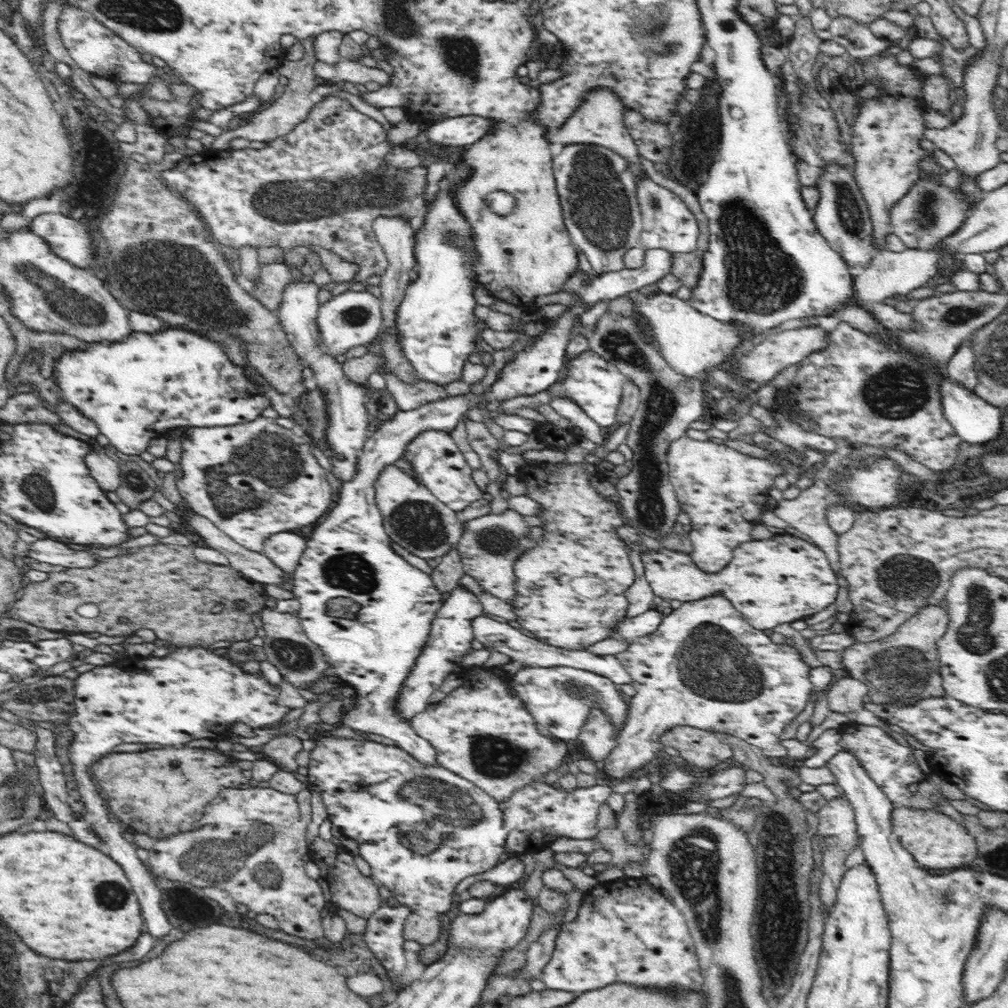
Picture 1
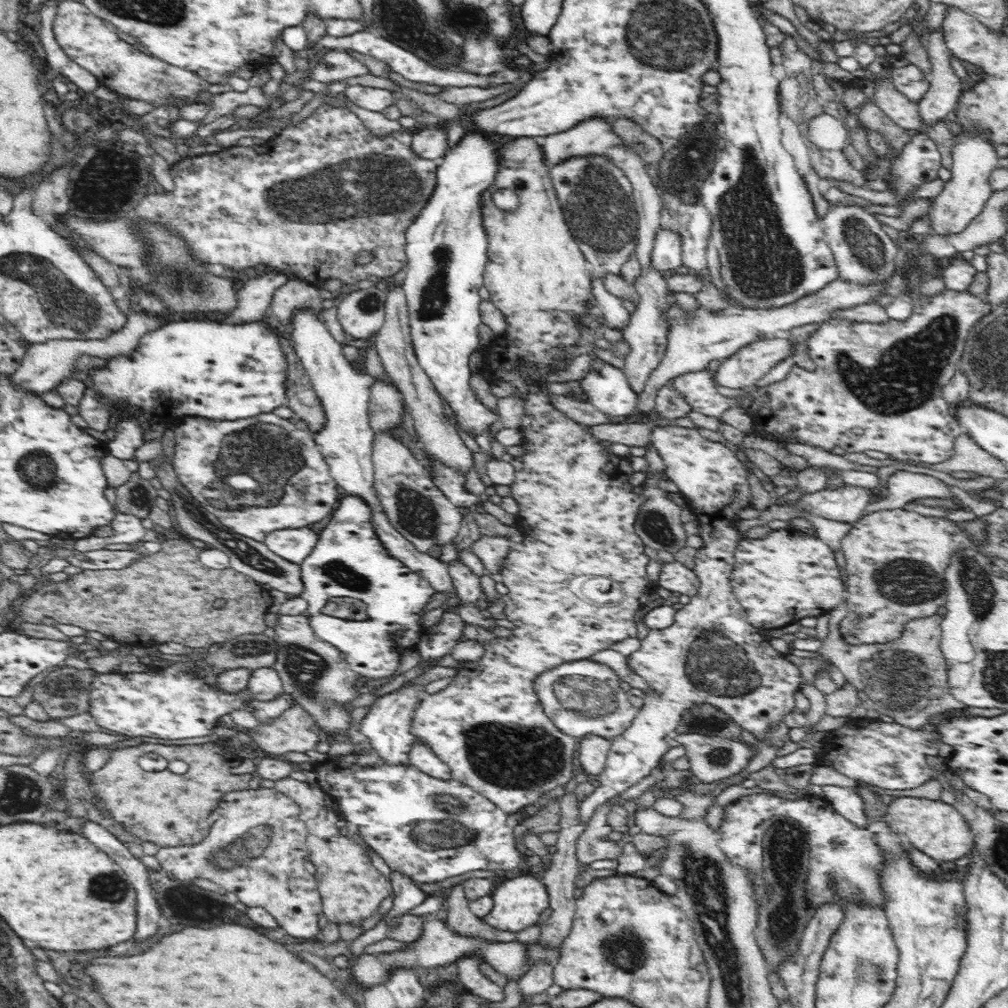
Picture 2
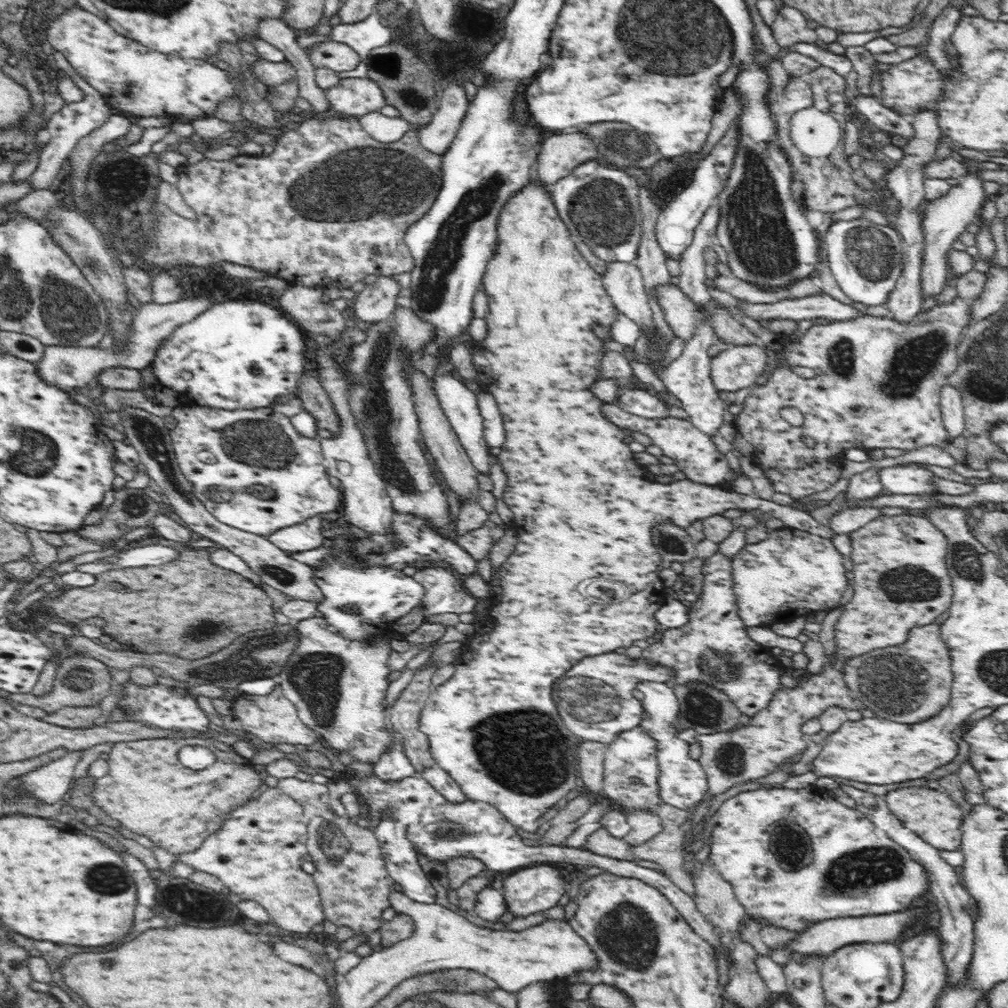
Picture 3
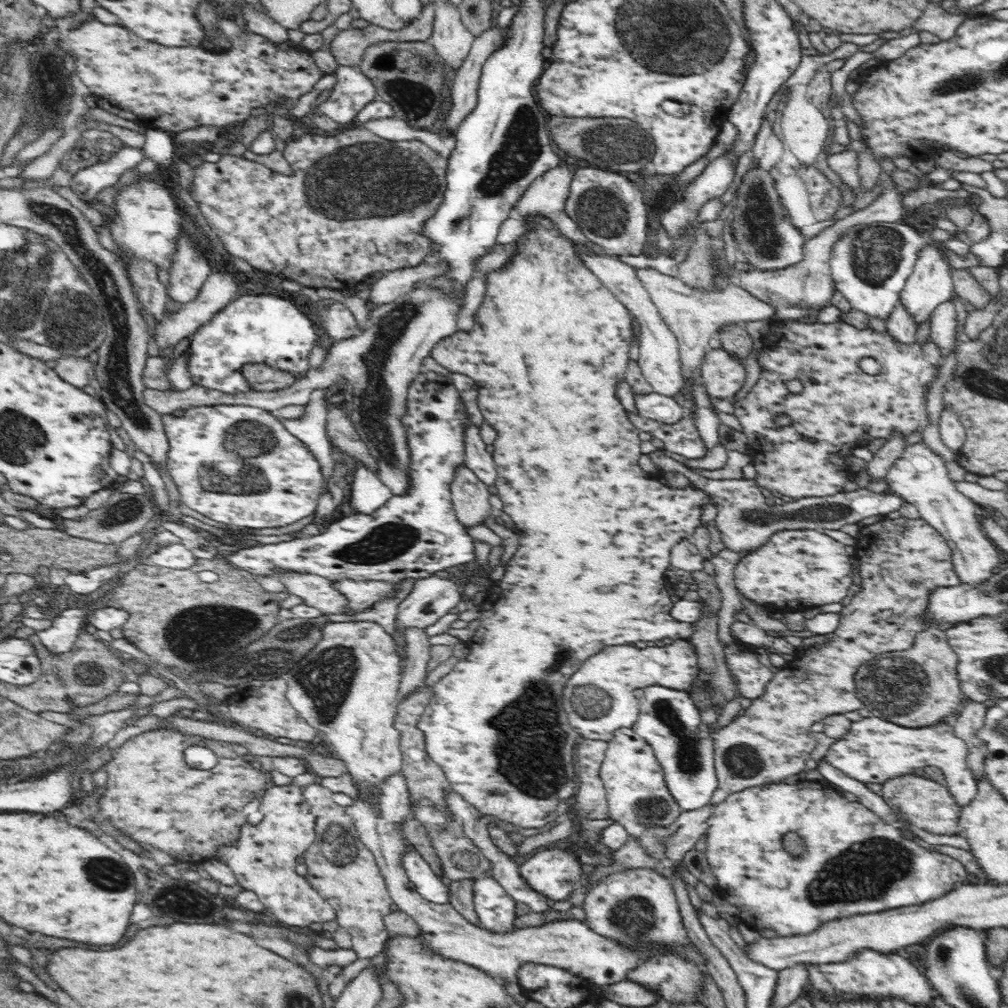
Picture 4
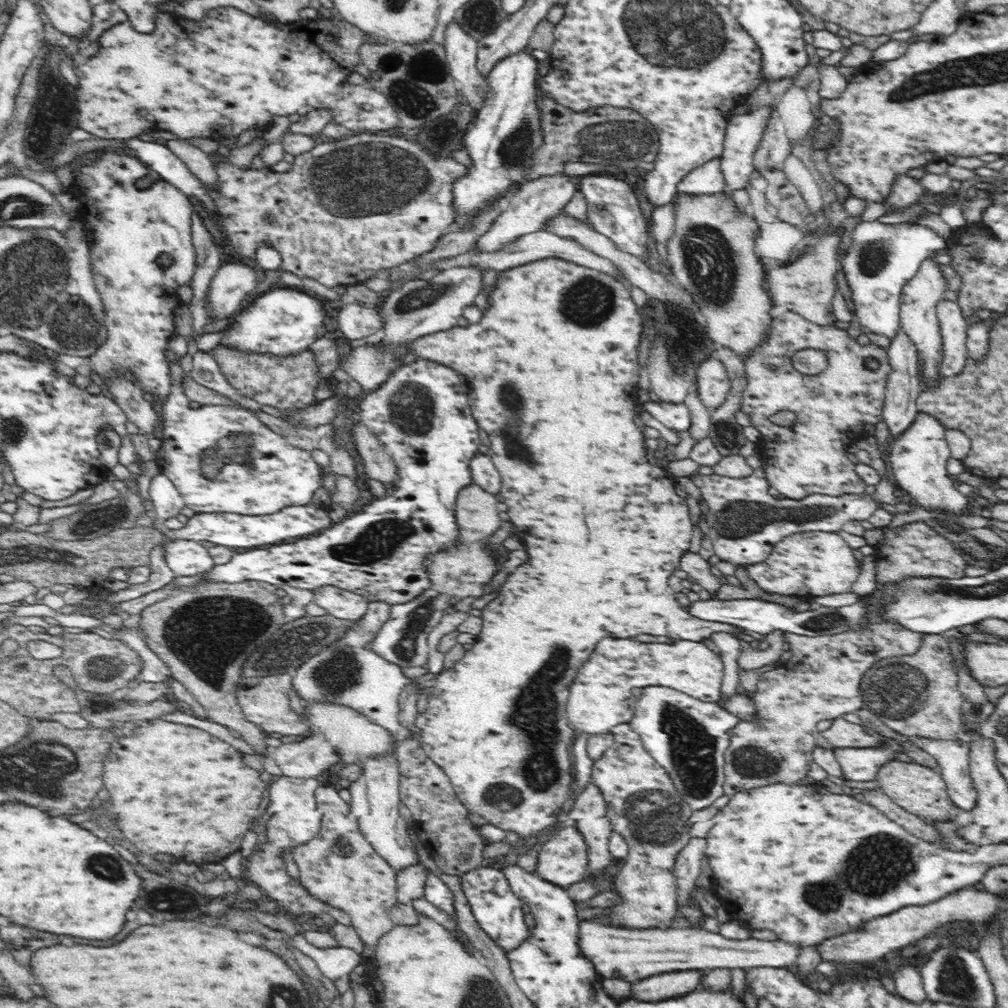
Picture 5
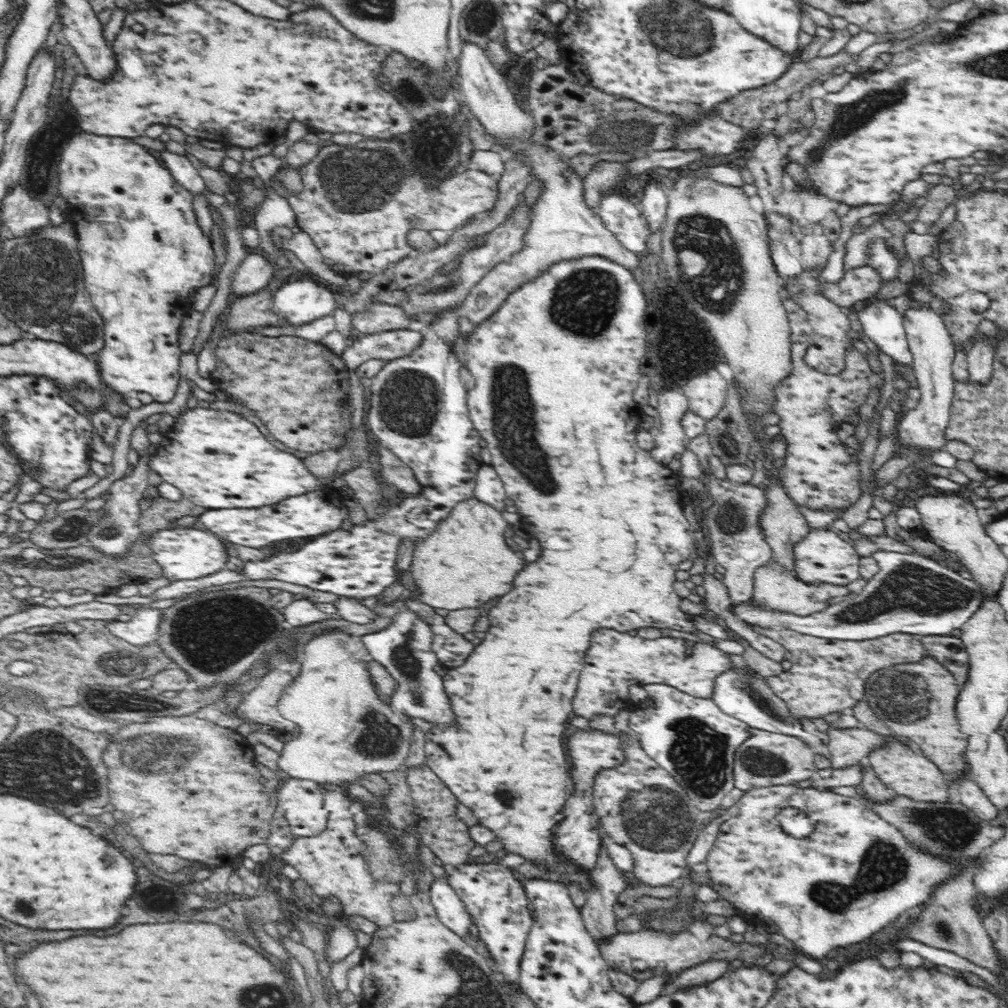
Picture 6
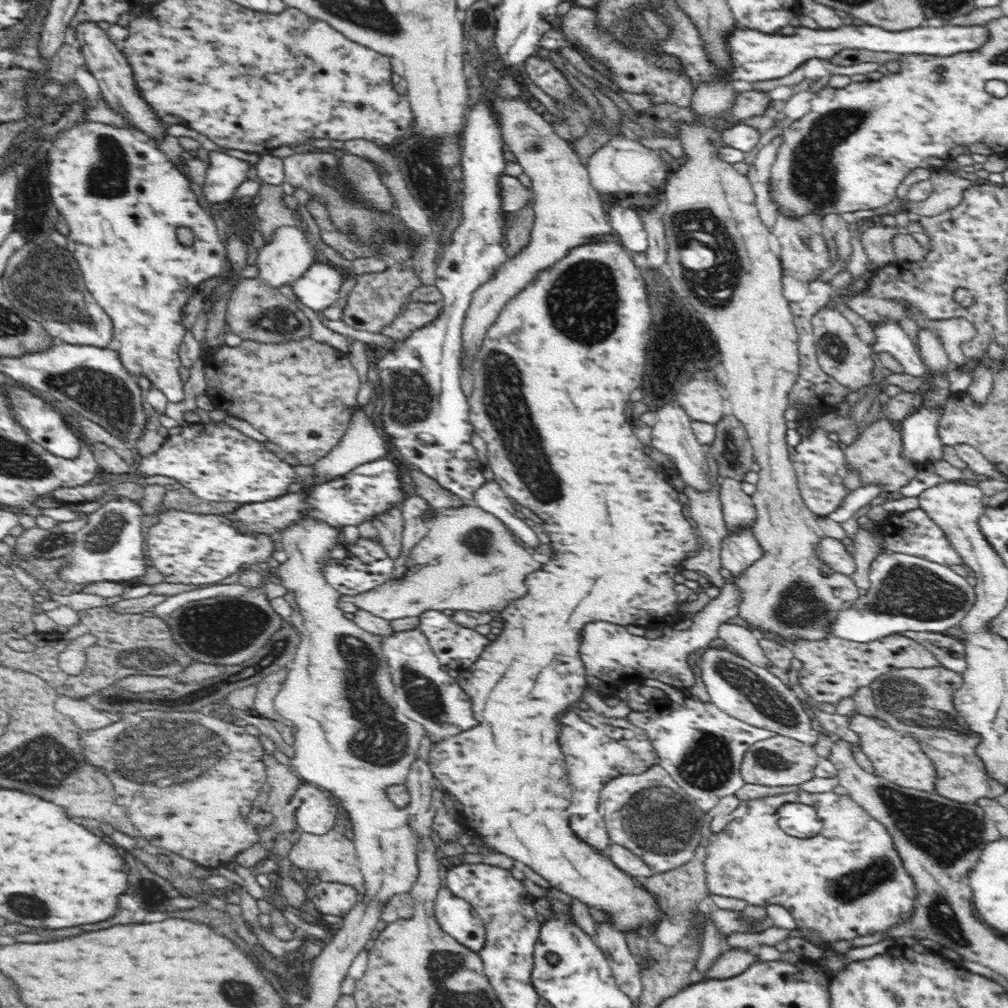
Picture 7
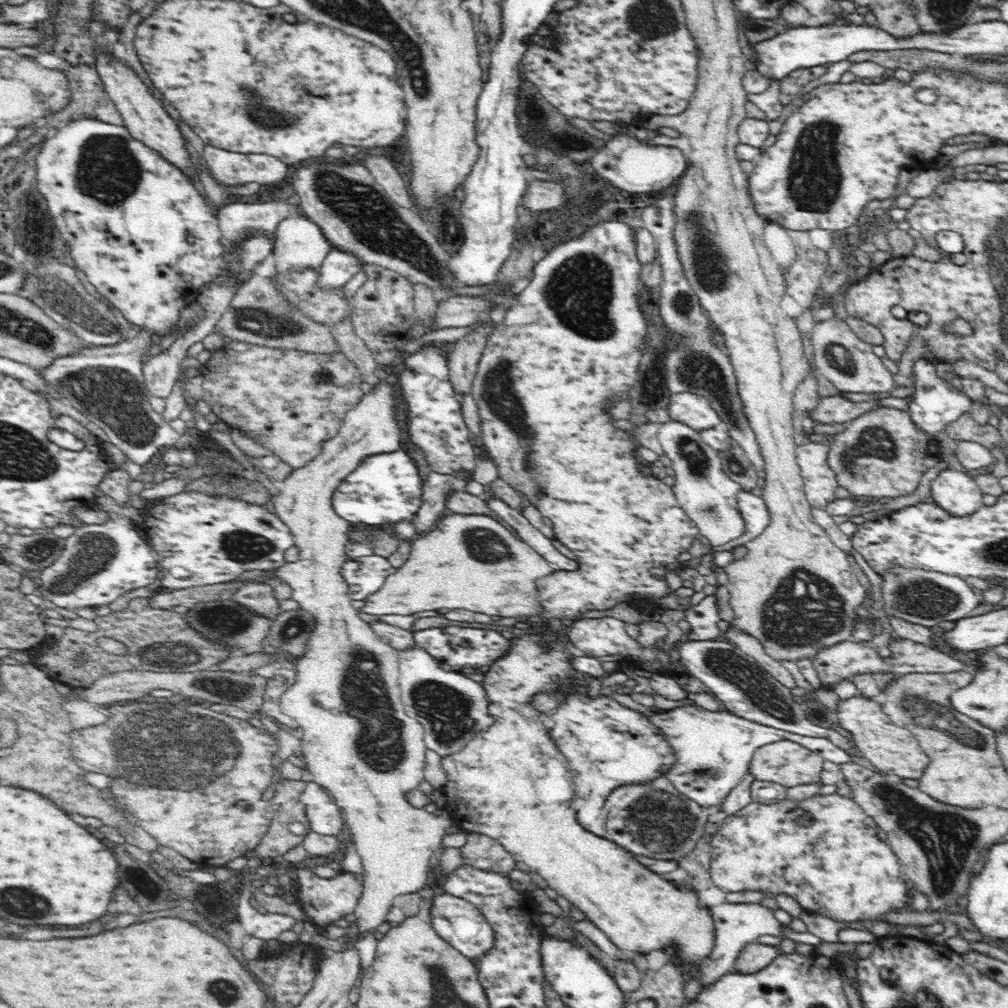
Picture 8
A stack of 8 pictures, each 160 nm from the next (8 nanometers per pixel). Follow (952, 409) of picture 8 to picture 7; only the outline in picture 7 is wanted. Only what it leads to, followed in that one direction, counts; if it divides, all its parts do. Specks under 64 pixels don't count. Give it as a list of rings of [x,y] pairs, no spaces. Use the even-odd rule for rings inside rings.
[[[884,320],[884,322],[878,322],[878,324],[870,322],[870,325],[872,325],[874,334],[876,334],[876,342],[872,345],[874,350],[878,353],[890,353],[902,364],[906,374],[924,378],[926,365],[922,363],[922,359],[920,359],[914,347],[914,343],[912,343],[912,340],[900,327],[899,323]],[[920,405],[901,422],[902,457],[925,465],[942,460],[942,441],[938,436],[938,423],[942,409]]]

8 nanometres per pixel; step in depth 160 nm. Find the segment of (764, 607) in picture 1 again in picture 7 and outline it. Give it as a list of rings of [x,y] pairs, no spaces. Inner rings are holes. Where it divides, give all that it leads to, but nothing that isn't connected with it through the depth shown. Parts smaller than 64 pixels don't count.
[[[824,536],[822,540],[816,544],[814,553],[818,555],[818,559],[822,559],[822,563],[838,573],[846,576],[854,576],[857,569],[853,555],[848,553],[841,540]]]

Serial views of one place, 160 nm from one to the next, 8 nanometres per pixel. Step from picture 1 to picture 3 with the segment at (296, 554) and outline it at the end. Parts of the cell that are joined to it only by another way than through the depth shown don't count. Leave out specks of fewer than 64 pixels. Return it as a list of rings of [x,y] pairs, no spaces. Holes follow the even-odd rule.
[[[321,515],[311,516],[300,524],[280,528],[266,536],[268,540],[288,554],[314,550],[322,546],[324,539],[322,526],[326,526]],[[320,528],[320,530],[314,530]]]

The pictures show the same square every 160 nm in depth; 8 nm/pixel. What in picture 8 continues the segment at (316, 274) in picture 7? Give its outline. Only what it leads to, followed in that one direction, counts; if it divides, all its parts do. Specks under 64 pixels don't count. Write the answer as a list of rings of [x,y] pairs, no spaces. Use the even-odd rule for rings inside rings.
[[[336,246],[319,266],[319,288],[340,289],[356,274],[363,271],[364,262]]]

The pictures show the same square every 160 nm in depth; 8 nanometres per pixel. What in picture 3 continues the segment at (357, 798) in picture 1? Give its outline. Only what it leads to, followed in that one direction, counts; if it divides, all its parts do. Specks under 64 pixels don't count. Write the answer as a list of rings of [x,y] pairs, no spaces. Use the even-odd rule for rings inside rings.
[[[416,774],[402,780],[380,780],[376,775],[364,779],[355,776],[346,778],[367,801],[371,810],[374,824],[381,822],[382,817],[392,817],[395,824],[406,826],[406,838],[414,847],[418,858],[420,855],[428,857],[430,861],[444,863],[455,856],[474,857],[486,865],[487,870],[502,872],[505,875],[509,870],[526,868],[542,863],[557,864],[567,862],[576,866],[596,866],[606,873],[626,878],[637,878],[646,884],[662,891],[666,899],[676,907],[676,910],[685,918],[685,921],[713,947],[720,944],[720,931],[698,911],[695,901],[689,894],[676,886],[668,875],[656,870],[638,865],[637,861],[620,860],[612,857],[598,855],[590,849],[574,848],[562,845],[527,846],[516,833],[517,827],[505,819],[505,816],[491,804],[477,800],[462,800],[460,804],[452,804],[446,800],[423,776]]]

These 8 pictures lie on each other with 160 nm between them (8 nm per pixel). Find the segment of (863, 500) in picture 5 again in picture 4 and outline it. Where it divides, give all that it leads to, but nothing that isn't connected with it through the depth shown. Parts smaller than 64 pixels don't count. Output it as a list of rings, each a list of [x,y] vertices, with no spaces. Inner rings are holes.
[[[661,450],[654,451],[648,456],[660,474],[679,472],[686,476],[691,484],[704,490],[713,501],[713,505],[718,509],[713,523],[720,530],[724,546],[734,552],[754,552],[765,542],[768,542],[772,534],[781,530],[838,530],[844,524],[857,524],[860,520],[870,518],[870,516],[886,515],[889,512],[894,512],[906,502],[902,497],[890,492],[878,494],[868,489],[859,488],[850,492],[838,492],[838,494],[832,496],[795,499],[795,501],[785,505],[768,505],[766,496],[758,487],[759,484],[755,479],[714,480],[694,472],[683,463],[666,456]]]

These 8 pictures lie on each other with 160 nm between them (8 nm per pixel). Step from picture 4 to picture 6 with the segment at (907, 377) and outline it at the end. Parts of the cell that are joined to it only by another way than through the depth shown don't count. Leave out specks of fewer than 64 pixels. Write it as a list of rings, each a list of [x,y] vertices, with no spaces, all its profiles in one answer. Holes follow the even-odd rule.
[[[784,295],[784,308],[790,323],[790,356],[792,372],[780,380],[774,389],[772,412],[778,414],[782,437],[786,439],[785,462],[778,472],[786,494],[799,506],[824,512],[838,512],[851,507],[860,498],[858,462],[846,453],[845,444],[838,439],[836,430],[862,405],[870,388],[882,390],[884,379],[872,371],[868,359],[850,346],[846,352],[846,368],[836,375],[819,373],[804,361],[804,354],[813,342],[813,328],[802,307]]]

